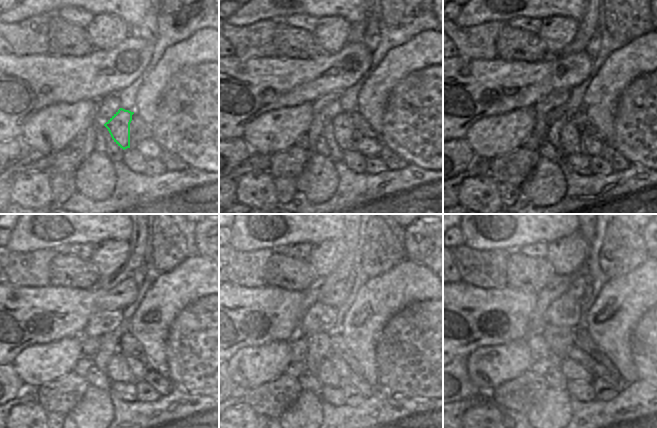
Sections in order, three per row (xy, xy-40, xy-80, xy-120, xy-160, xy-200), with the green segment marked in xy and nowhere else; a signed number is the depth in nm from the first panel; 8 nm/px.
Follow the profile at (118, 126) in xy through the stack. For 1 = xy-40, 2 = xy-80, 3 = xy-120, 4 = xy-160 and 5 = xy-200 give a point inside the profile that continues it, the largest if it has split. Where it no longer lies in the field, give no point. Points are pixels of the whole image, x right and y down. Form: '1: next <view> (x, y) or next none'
1: next xy-40 (342, 124)
2: next xy-80 (570, 139)
3: next xy-120 (119, 368)
4: next xy-160 (336, 369)
5: next xy-200 (563, 376)

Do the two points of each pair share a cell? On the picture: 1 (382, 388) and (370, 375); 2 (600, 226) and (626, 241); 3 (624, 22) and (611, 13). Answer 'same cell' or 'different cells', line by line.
1: same cell
2: different cells
3: same cell

